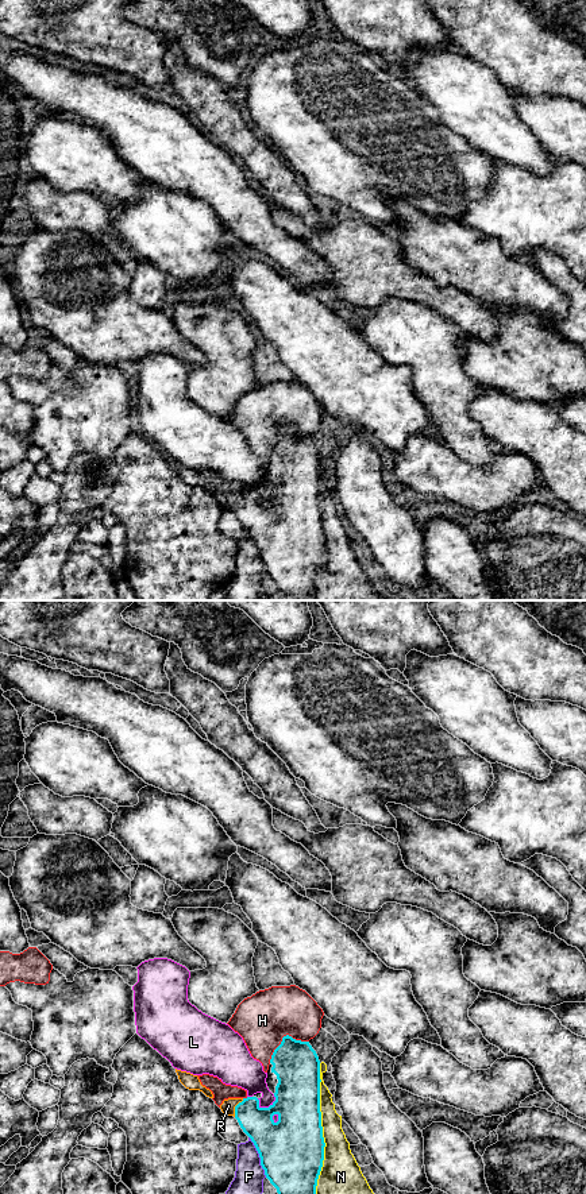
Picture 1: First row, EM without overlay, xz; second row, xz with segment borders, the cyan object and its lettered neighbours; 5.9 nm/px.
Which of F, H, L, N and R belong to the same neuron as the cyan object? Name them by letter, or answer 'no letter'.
R

